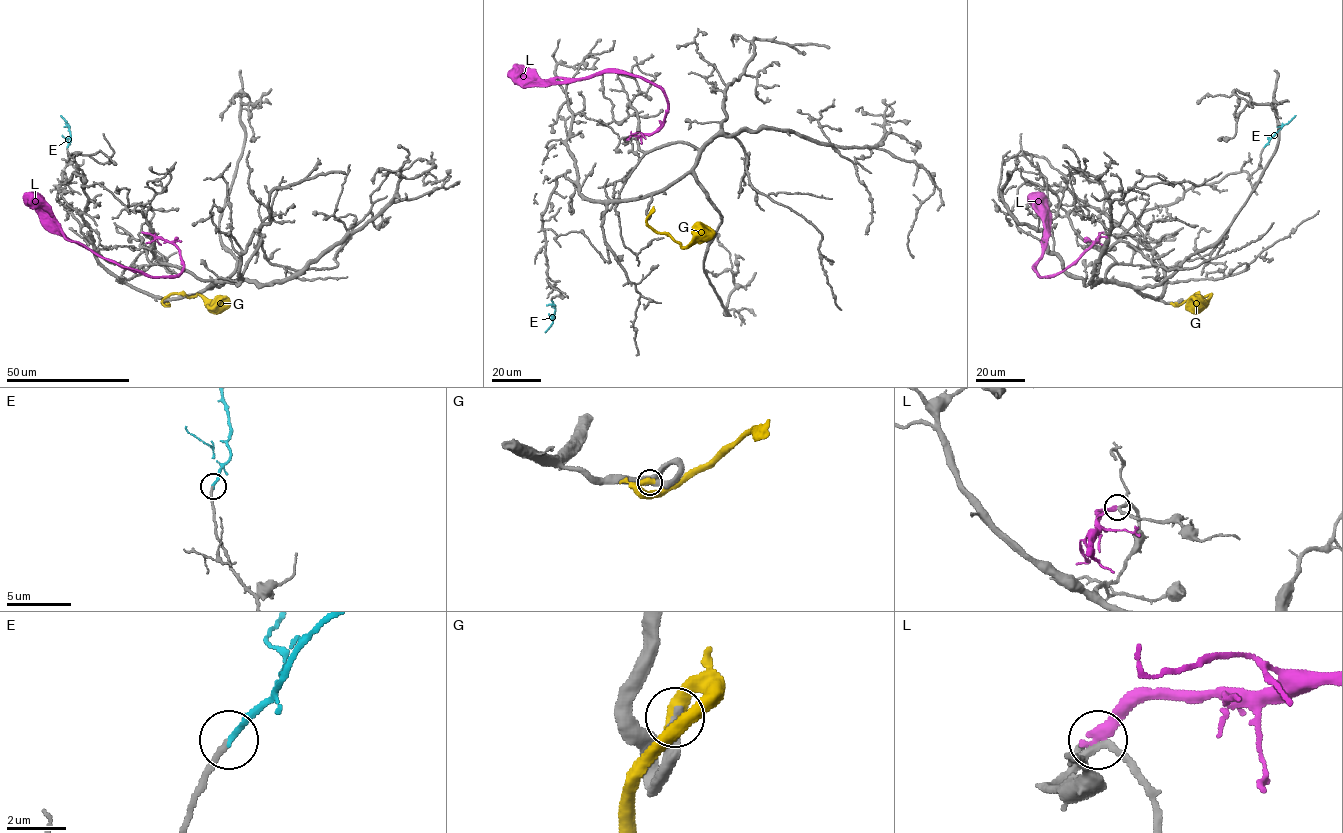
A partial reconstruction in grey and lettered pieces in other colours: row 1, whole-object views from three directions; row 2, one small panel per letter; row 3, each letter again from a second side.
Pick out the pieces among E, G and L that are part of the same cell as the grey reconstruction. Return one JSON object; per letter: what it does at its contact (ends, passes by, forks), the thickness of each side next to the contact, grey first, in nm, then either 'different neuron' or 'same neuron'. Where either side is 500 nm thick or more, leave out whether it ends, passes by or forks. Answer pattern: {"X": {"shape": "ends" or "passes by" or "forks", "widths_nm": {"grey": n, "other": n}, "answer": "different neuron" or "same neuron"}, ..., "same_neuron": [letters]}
{"E": {"shape": "ends", "widths_nm": {"grey": 190, "other": 220}, "answer": "same neuron"}, "G": {"widths_nm": {"grey": 400, "other": 550}, "answer": "same neuron"}, "L": {"shape": "ends", "widths_nm": {"grey": 240, "other": 400}, "answer": "different neuron"}, "same_neuron": ["E", "G"]}

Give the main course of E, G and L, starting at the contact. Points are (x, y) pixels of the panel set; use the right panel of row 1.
E: (1264, 147), (1296, 115)
G: (1176, 303), (1180, 304), (1194, 294), (1210, 294), (1206, 301), (1194, 302), (1199, 304)
L: (1103, 232), (1063, 270), (1052, 276), (1040, 276), (1036, 263), (1045, 247), (1048, 207), (1033, 193)

